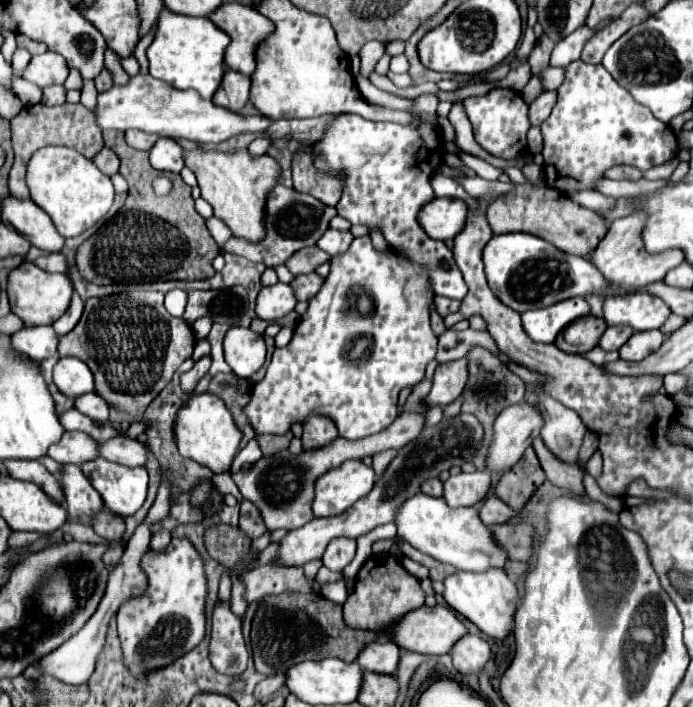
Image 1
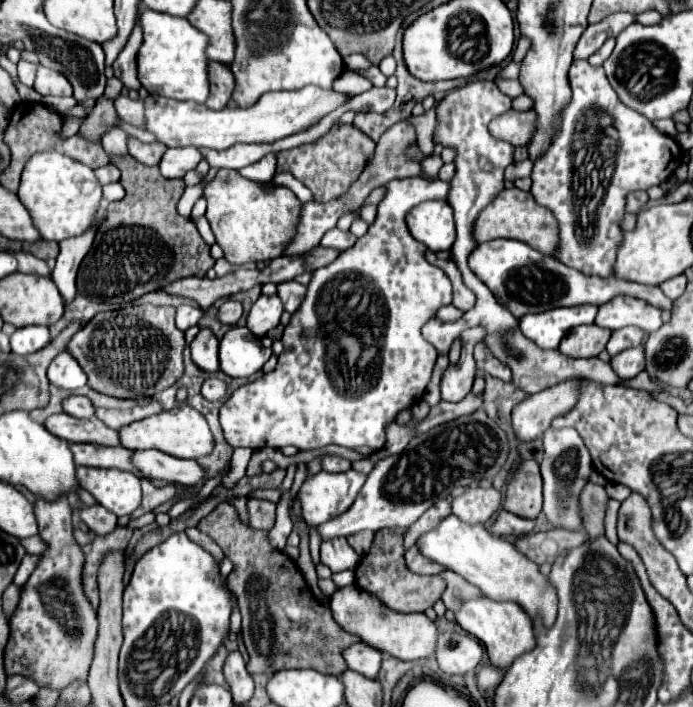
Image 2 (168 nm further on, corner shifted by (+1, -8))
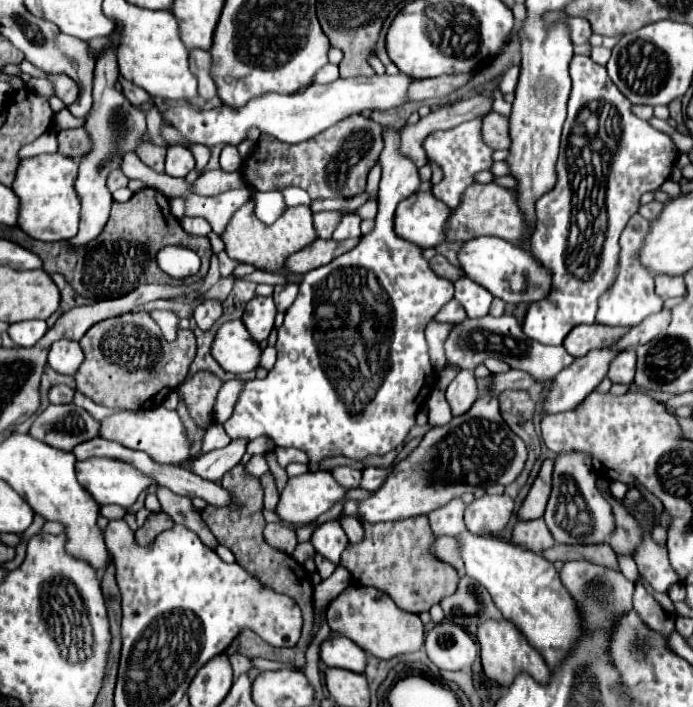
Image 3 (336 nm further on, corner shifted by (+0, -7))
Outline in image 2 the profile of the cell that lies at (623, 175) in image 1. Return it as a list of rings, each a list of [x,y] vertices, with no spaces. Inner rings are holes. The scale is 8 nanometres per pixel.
[[[632,192],[632,194],[628,194],[628,200],[626,200],[626,212],[638,214],[646,202],[648,202],[646,192]]]

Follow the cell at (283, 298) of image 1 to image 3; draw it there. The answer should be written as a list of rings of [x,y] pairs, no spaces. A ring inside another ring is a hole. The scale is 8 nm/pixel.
[[[253,297],[245,307],[243,323],[249,329],[251,337],[261,343],[269,337],[271,329],[275,327],[275,315],[277,307],[273,297]]]

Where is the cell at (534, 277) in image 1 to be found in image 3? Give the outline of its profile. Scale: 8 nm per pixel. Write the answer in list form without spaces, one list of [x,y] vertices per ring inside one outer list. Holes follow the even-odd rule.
[[[477,237],[475,241],[463,243],[463,249],[459,251],[459,263],[473,281],[487,287],[493,297],[503,299],[507,305],[525,303],[529,307],[553,291],[551,271],[543,267],[529,249],[521,249],[519,245],[507,243],[499,237]]]

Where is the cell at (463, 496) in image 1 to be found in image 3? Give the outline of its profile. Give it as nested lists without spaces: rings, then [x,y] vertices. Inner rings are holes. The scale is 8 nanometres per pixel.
[[[483,495],[467,505],[465,525],[475,535],[499,533],[513,513],[513,499],[507,495]]]

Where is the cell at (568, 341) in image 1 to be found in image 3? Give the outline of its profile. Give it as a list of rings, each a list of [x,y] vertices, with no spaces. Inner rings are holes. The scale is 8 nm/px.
[[[577,325],[565,337],[563,347],[573,357],[585,357],[593,349],[603,349],[615,345],[615,341],[627,333],[627,329],[607,329],[607,325]]]

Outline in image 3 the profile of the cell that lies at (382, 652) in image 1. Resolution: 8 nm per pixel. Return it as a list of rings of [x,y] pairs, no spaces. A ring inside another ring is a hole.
[[[335,637],[323,641],[321,645],[321,659],[329,667],[341,667],[355,673],[363,673],[367,667],[367,657],[369,655],[347,637]]]

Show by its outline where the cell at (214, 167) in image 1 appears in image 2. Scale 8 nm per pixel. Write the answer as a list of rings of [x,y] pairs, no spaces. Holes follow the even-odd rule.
[[[222,168],[216,178],[204,188],[208,200],[206,218],[212,226],[216,242],[224,250],[224,258],[230,264],[246,262],[270,262],[282,256],[282,250],[294,238],[294,226],[298,226],[298,214],[302,202],[284,186],[278,186],[274,192],[264,192],[260,182],[242,178],[236,170]]]

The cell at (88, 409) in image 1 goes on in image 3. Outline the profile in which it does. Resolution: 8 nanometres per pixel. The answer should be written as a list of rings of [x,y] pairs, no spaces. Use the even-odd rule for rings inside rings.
[[[55,385],[49,391],[49,401],[55,405],[67,405],[67,403],[73,403],[73,395],[75,395],[75,391],[69,389],[67,385]]]

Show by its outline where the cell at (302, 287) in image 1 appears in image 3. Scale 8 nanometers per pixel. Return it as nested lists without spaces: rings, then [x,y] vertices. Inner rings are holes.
[[[287,283],[287,285],[275,285],[275,293],[273,293],[273,299],[277,303],[277,311],[285,313],[293,301],[297,299],[297,293],[299,293],[299,285],[297,283]]]

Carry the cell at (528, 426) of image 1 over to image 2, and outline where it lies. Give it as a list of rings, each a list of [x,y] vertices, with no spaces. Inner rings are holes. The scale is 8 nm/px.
[[[574,378],[554,384],[520,402],[512,410],[512,428],[516,436],[520,440],[534,440],[542,436],[558,414],[566,414],[566,410],[578,402],[578,382],[582,380]]]

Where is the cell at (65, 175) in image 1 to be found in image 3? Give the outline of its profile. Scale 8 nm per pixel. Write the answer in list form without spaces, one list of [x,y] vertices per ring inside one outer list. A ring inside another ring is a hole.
[[[61,153],[35,155],[21,159],[17,179],[13,183],[15,195],[19,195],[19,227],[33,239],[39,241],[67,241],[77,235],[81,199],[75,191],[77,161]]]

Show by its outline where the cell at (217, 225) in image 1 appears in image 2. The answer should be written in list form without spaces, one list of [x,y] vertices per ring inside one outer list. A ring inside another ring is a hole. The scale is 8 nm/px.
[[[192,218],[192,222],[196,224],[200,236],[202,236],[208,244],[214,244],[214,234],[212,234],[212,228],[210,228],[208,220],[206,220],[206,218]]]

